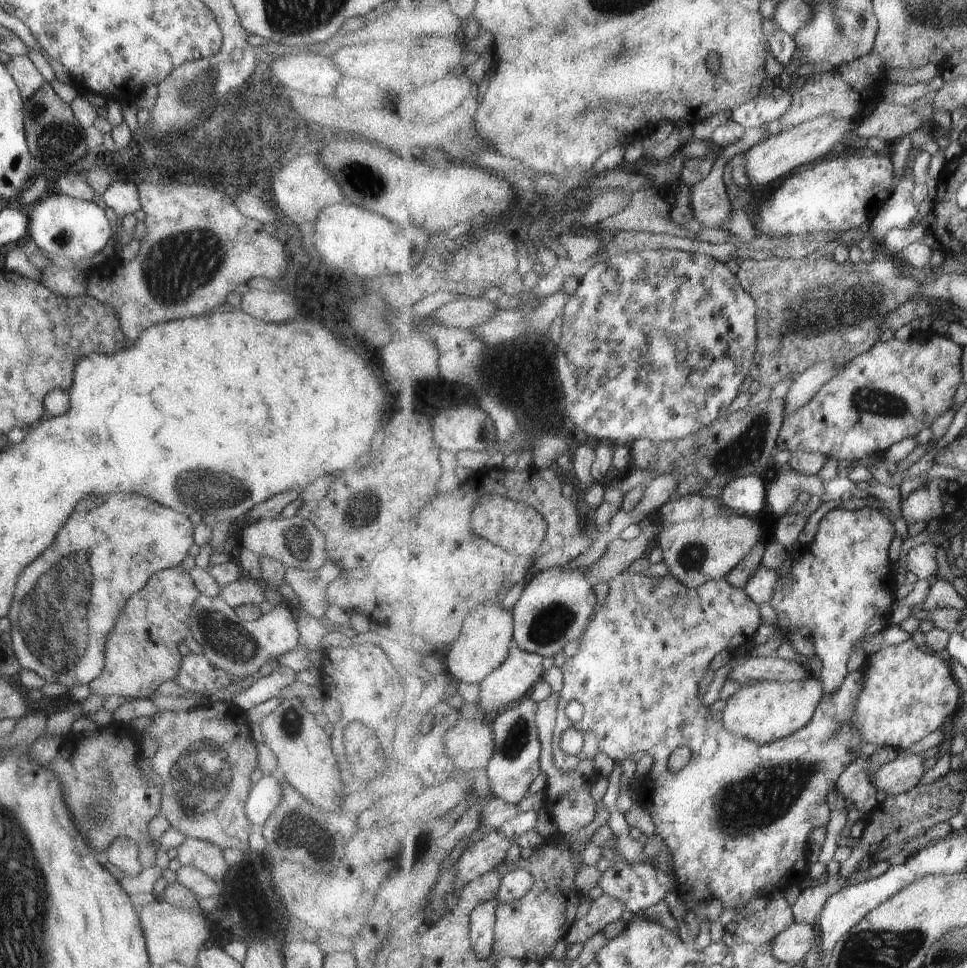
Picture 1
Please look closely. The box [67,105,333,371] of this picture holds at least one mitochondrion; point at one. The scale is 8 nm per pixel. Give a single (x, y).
(173, 267)

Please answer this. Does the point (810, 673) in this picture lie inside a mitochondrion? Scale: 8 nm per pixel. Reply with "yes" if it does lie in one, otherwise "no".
no

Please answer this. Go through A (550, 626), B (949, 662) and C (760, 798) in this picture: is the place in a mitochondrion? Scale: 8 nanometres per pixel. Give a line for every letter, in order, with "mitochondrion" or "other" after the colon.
A: mitochondrion
B: other
C: mitochondrion

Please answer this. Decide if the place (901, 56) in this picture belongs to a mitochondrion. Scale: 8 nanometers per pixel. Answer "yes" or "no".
no

